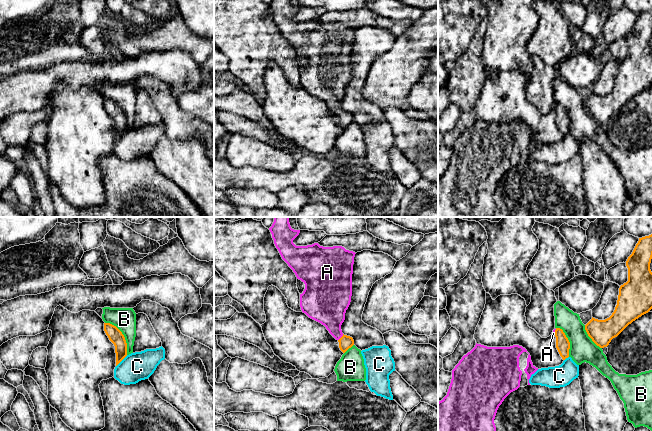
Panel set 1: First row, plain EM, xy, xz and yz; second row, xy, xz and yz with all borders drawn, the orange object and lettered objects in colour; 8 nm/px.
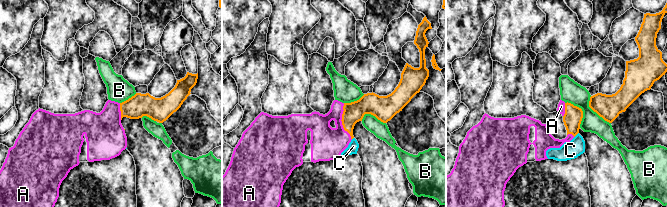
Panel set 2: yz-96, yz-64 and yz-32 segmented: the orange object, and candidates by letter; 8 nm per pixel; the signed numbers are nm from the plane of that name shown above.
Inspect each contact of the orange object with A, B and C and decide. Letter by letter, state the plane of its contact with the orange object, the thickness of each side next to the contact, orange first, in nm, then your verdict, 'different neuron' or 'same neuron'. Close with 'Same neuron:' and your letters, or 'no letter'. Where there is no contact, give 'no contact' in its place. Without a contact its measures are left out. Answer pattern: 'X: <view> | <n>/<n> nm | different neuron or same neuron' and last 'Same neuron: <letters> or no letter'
A: xz | 110/260 nm | same neuron
B: xy | 110/180 nm | different neuron
C: xy | 110/220 nm | different neuron
Same neuron: A

